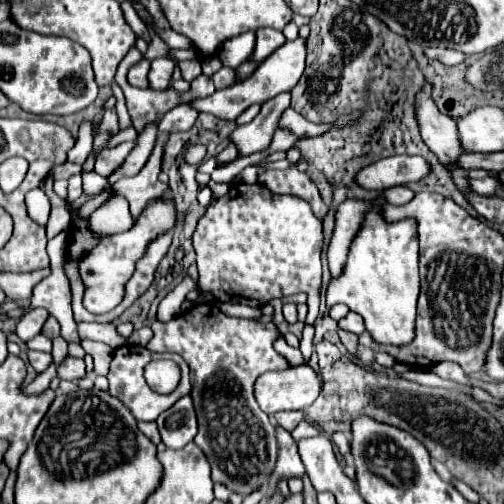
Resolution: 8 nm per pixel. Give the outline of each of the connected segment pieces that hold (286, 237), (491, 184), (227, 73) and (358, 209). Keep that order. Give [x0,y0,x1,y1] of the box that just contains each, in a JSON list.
[[193,183,323,323],[467,176,497,195],[213,67,235,89],[329,201,371,277]]

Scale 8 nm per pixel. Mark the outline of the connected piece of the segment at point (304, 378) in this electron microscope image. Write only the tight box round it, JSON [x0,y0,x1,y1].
[255,365,321,415]

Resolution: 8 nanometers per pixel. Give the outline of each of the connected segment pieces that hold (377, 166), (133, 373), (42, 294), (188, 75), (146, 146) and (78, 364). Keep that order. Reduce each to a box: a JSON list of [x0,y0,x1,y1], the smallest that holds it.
[[353,155,431,191],[109,345,191,421],[29,228,79,341],[178,60,202,82],[109,123,157,183],[59,357,85,381]]

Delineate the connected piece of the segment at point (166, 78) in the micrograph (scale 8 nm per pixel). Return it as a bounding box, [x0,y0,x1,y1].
[149,59,175,89]

